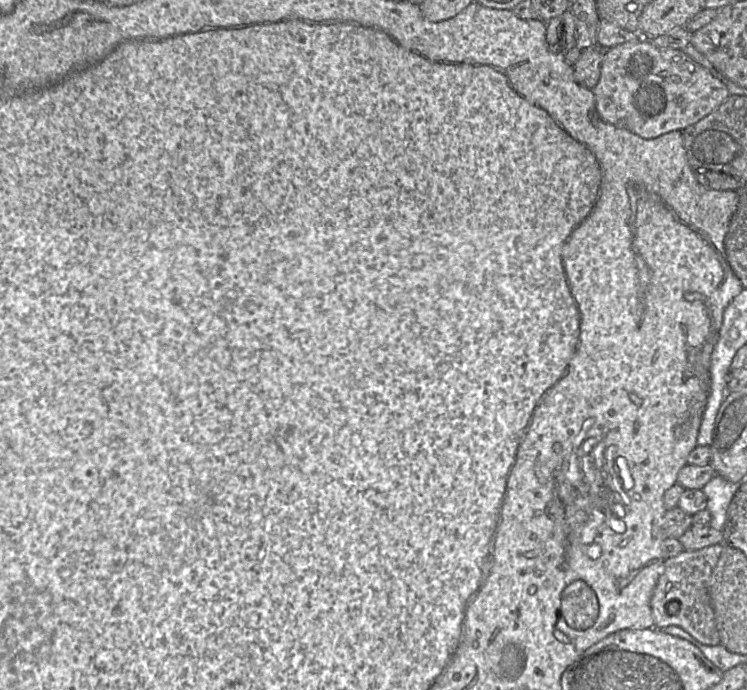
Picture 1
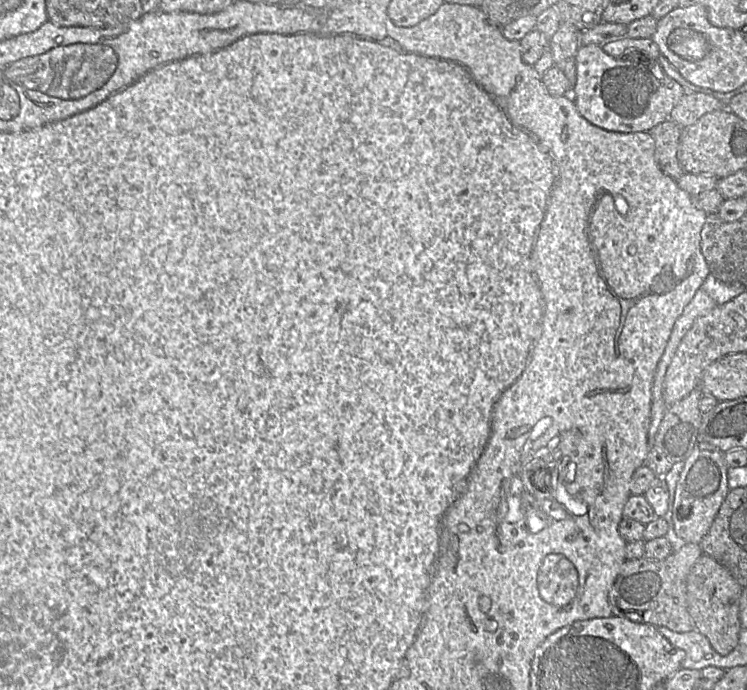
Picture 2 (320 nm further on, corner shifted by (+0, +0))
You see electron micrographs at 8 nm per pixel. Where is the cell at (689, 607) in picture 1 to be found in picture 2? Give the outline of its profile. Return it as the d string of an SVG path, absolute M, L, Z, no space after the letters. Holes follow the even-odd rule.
M687 543L664 560L626 560L608 594L612 614L633 622L664 626L678 633L695 630L687 609L687 578L703 554L700 544Z

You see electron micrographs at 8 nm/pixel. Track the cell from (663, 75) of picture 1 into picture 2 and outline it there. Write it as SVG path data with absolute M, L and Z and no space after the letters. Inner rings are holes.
M590 44L581 46L576 54L576 83L573 86L572 94L570 95L573 98L580 115L597 127L614 132L646 132L670 118L671 111L678 103L680 98L686 93L686 90L676 80L669 77L660 63L656 59L649 58L647 53L638 53L634 56L628 56L627 59L628 60L622 59L621 57L613 57L608 55L600 45Z

